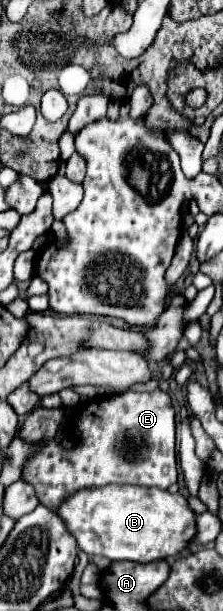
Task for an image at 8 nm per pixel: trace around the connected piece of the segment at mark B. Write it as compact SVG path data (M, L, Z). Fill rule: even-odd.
M109 484L101 488L81 488L73 496L67 496L57 508L59 518L65 522L69 534L77 540L77 548L87 556L105 556L109 560L133 560L151 562L167 558L185 550L195 534L195 514L187 506L185 496L169 494L167 490L147 486L119 486Z

